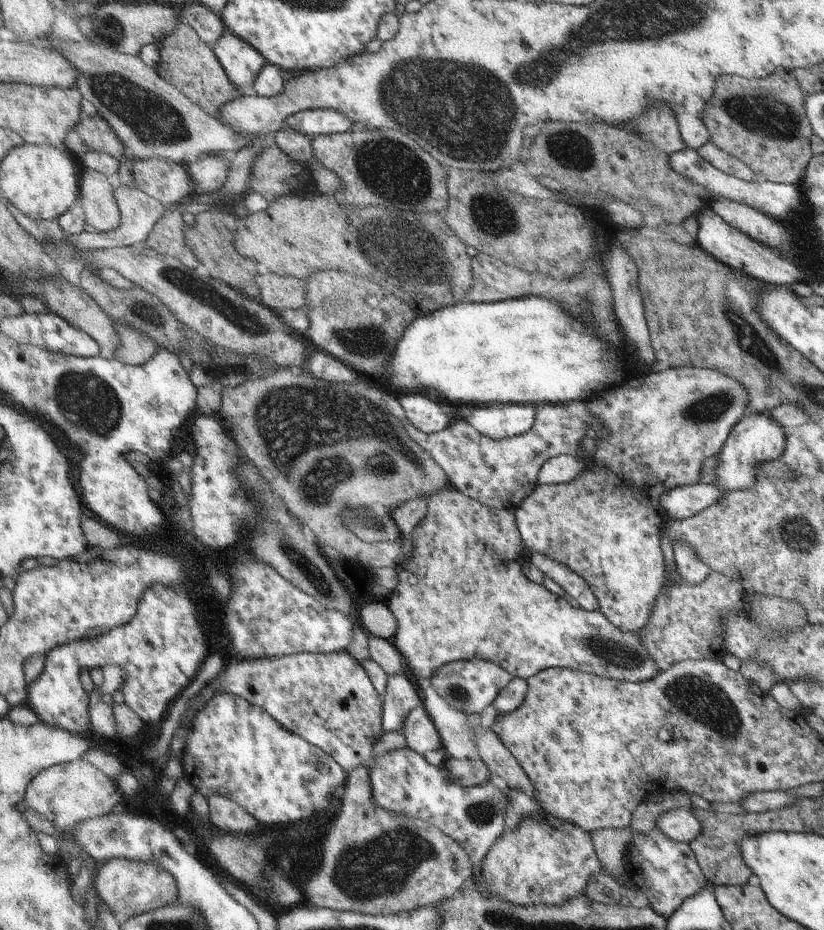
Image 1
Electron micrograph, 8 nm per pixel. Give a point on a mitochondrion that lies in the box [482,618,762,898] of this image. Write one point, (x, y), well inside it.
(705, 703)

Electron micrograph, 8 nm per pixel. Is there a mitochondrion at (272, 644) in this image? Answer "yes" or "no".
no

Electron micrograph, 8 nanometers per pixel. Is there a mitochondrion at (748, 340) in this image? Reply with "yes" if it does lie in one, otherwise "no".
yes

